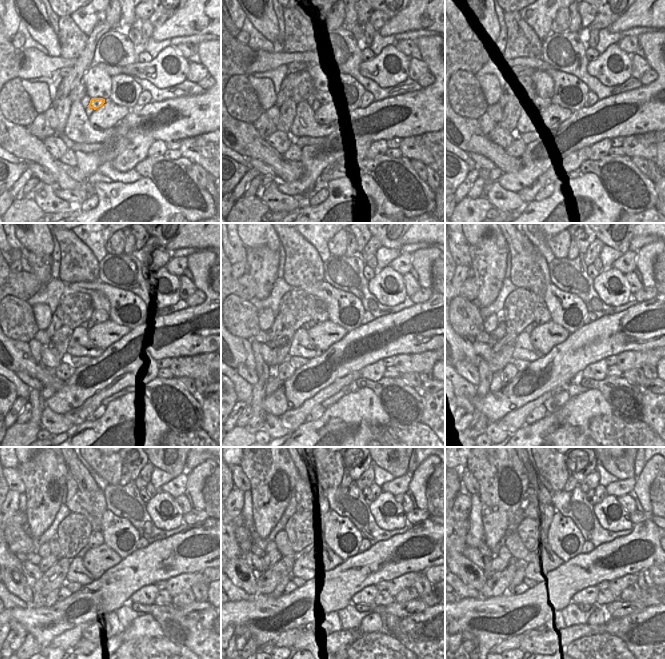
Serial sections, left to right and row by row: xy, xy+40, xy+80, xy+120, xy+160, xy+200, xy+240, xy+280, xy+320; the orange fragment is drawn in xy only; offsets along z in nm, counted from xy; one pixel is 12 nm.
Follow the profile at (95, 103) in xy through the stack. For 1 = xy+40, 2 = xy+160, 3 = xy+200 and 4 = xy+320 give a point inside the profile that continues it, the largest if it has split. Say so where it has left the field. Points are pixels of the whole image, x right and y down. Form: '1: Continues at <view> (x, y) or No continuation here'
1: Continues at xy+40 (320, 100)
2: Continues at xy+160 (320, 315)
3: Continues at xy+200 (542, 316)
4: Continues at xy+320 (542, 537).

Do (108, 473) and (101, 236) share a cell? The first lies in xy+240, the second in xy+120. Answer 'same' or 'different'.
different

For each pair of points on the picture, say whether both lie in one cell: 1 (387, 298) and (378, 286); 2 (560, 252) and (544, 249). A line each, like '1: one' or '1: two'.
1: one
2: two

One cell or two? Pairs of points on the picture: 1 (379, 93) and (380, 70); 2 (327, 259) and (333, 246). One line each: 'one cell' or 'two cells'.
1: two cells
2: two cells

